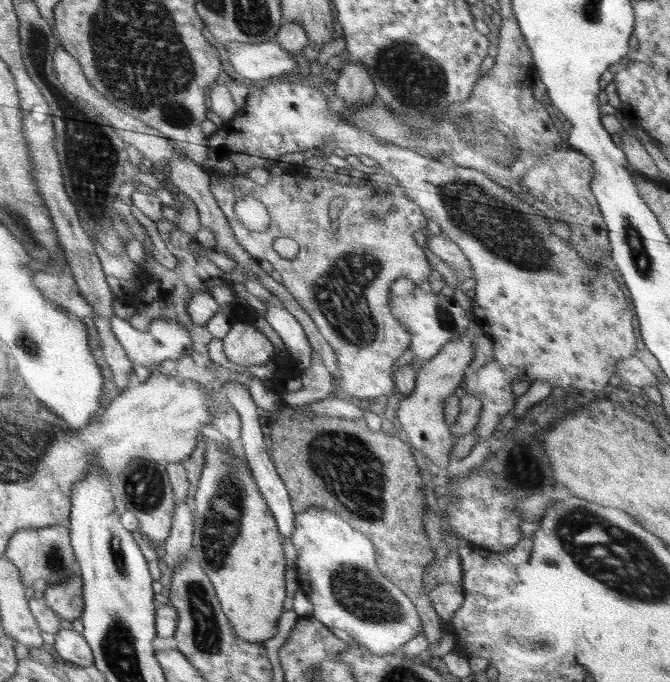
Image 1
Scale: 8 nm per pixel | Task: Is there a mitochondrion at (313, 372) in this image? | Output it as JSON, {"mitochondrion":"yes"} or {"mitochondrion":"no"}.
{"mitochondrion":"no"}

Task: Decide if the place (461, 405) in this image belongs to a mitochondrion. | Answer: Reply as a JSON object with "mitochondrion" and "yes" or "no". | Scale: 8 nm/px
{"mitochondrion":"no"}

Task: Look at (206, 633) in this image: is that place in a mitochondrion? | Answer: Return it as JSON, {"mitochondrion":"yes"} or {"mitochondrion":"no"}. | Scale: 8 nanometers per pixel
{"mitochondrion":"yes"}

